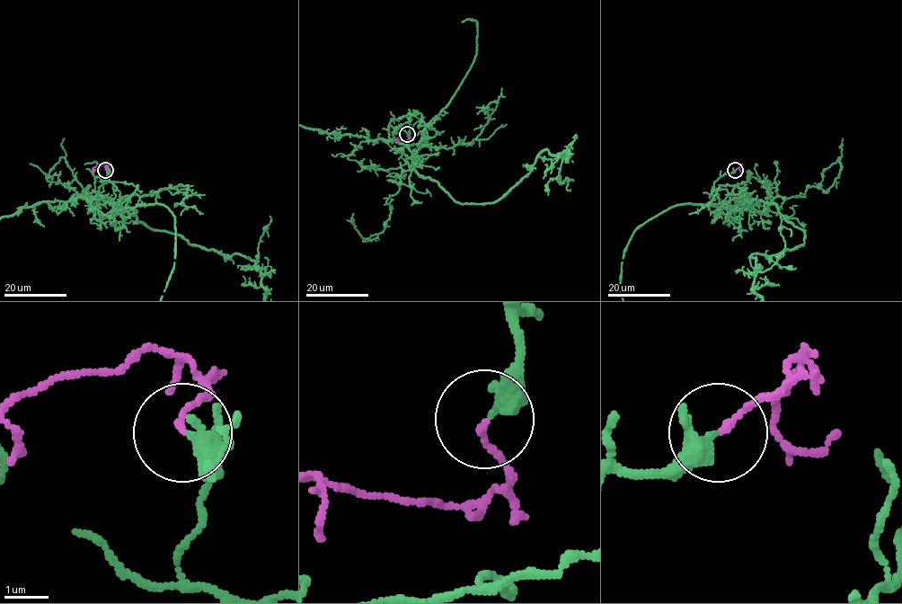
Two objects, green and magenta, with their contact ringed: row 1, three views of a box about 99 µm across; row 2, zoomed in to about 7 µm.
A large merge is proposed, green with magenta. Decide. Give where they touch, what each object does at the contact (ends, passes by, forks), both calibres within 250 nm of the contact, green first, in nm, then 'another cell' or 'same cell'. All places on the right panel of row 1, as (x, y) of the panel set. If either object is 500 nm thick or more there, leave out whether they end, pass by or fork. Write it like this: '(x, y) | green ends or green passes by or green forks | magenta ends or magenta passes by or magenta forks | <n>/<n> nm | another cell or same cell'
(735, 170) | green passes by | magenta ends | 320/150 nm | same cell

